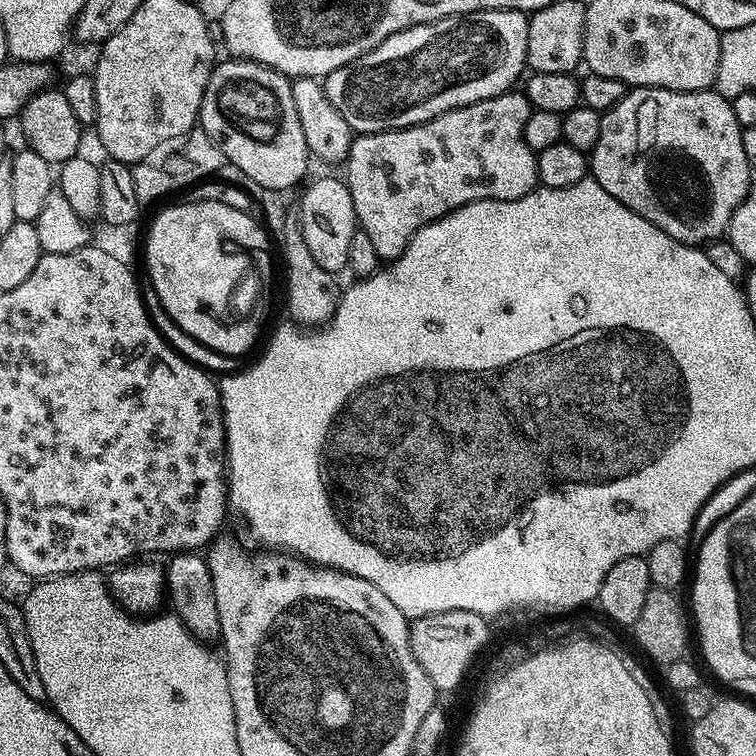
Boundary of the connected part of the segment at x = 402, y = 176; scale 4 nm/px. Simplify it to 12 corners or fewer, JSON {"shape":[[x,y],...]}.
{"shape":[[509,90],[357,135],[359,231],[398,259],[430,222],[537,187]]}

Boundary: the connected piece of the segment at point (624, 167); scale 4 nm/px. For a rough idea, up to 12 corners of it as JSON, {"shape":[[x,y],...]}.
{"shape":[[628,90],[590,176],[693,246],[754,182],[721,92]]}

